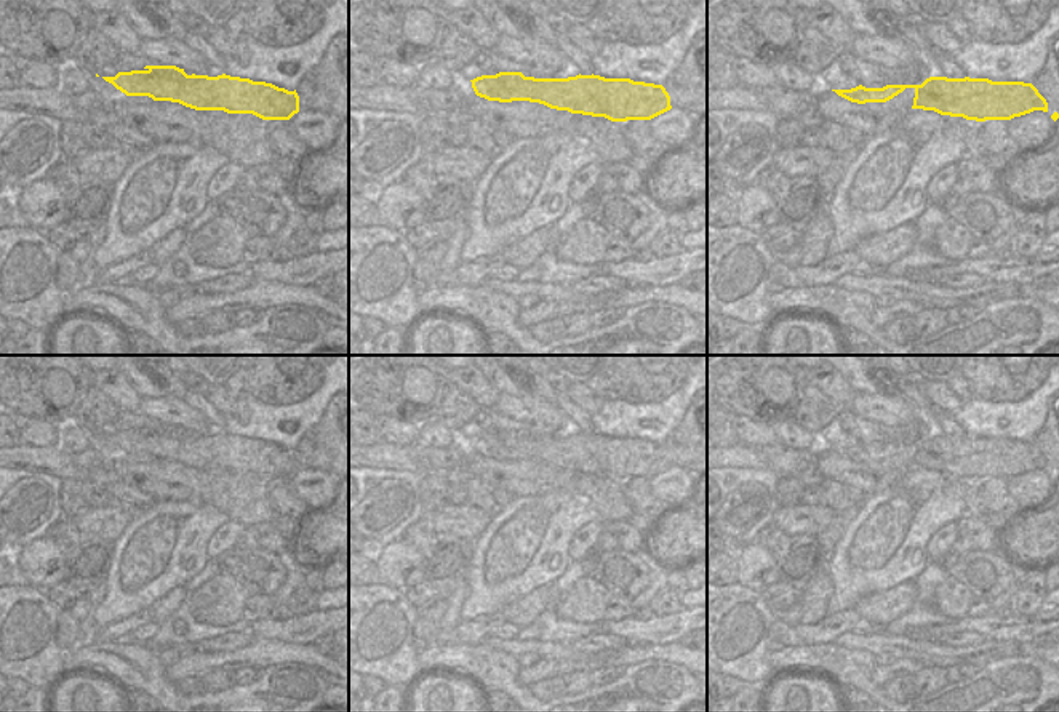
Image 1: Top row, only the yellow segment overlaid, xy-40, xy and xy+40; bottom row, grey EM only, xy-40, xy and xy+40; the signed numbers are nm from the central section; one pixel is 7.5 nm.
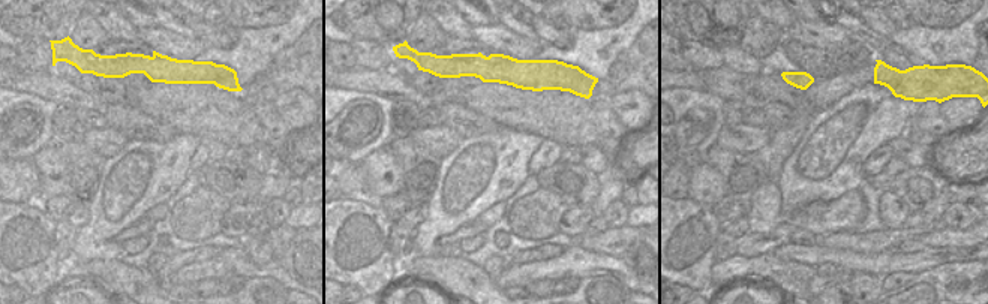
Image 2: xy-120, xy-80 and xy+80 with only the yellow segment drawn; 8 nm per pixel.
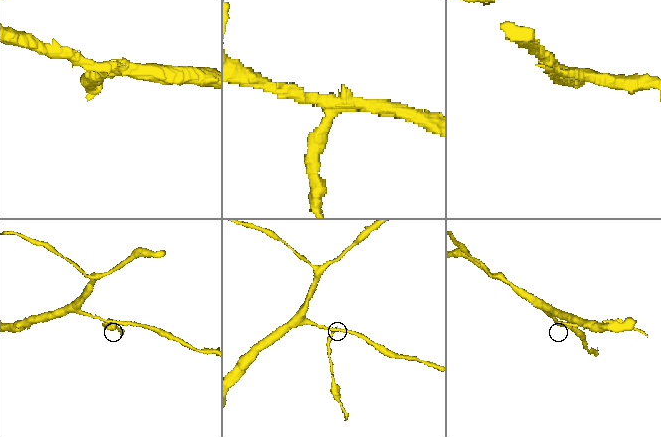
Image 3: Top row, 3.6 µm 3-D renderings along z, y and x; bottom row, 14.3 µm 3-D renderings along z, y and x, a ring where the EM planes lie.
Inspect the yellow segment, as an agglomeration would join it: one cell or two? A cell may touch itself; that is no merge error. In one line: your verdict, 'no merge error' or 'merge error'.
merge error

